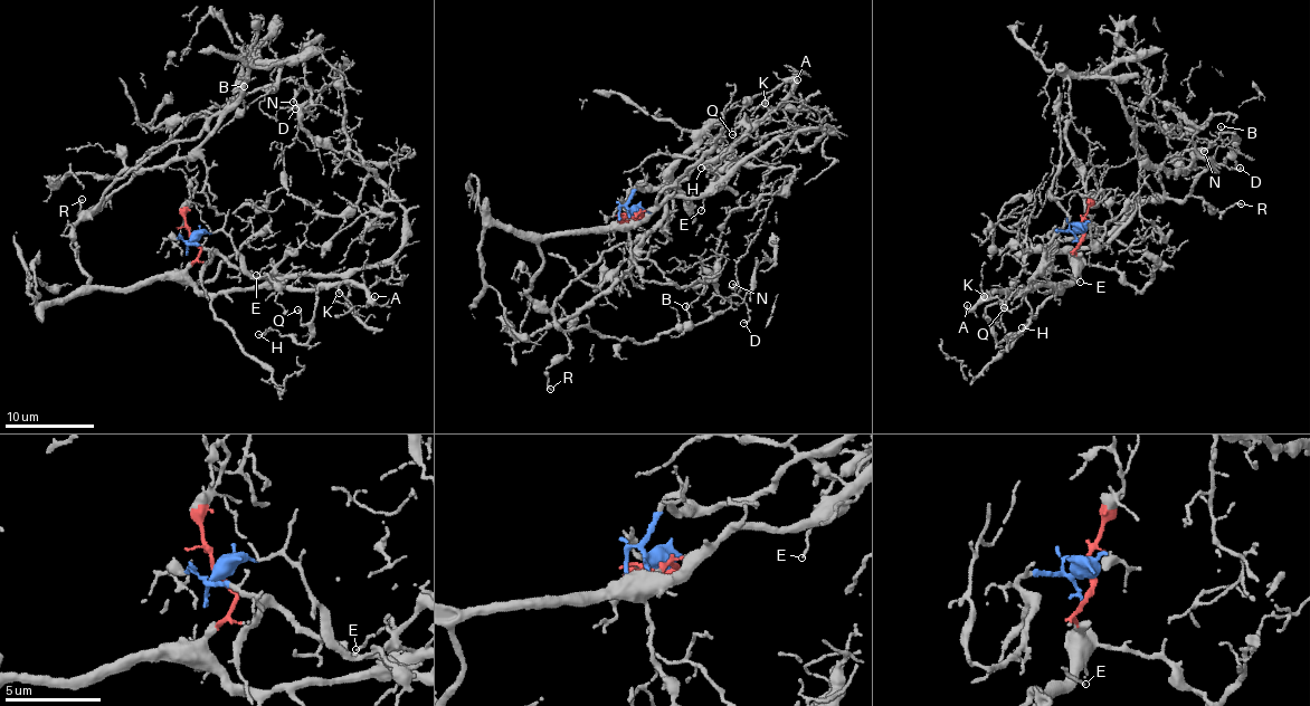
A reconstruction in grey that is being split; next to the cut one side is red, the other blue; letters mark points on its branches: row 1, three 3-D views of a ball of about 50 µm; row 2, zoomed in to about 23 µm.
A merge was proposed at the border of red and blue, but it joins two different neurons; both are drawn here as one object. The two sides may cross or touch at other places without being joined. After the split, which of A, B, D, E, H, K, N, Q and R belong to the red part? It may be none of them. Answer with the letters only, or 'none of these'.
B, D, N, R

